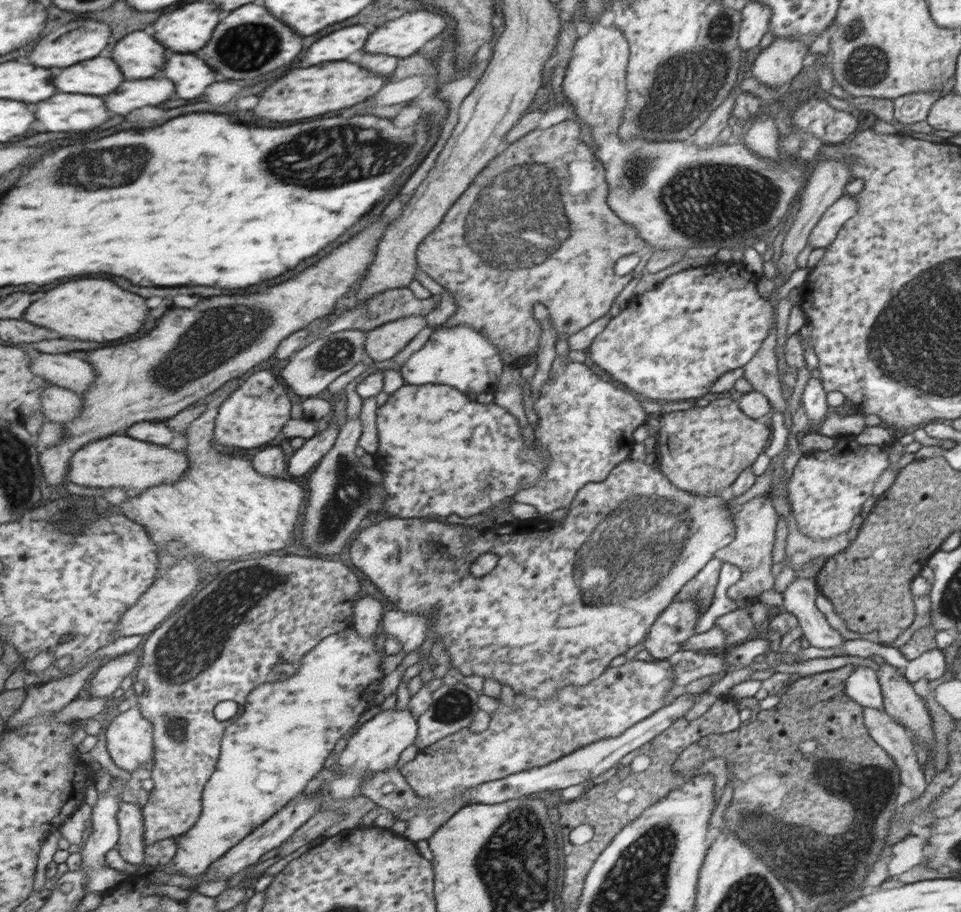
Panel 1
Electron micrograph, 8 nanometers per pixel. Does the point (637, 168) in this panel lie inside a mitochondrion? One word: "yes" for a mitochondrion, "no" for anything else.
yes

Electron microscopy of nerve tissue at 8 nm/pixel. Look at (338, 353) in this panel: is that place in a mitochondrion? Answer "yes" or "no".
yes

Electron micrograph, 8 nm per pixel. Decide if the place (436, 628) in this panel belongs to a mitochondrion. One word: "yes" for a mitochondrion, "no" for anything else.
no

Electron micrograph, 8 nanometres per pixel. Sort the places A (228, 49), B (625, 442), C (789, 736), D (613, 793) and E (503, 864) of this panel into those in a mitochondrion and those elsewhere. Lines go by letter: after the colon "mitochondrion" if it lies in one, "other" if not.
A: mitochondrion
B: other
C: other
D: other
E: mitochondrion

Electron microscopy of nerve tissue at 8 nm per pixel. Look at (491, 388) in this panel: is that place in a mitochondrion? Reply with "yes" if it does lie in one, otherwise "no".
no

